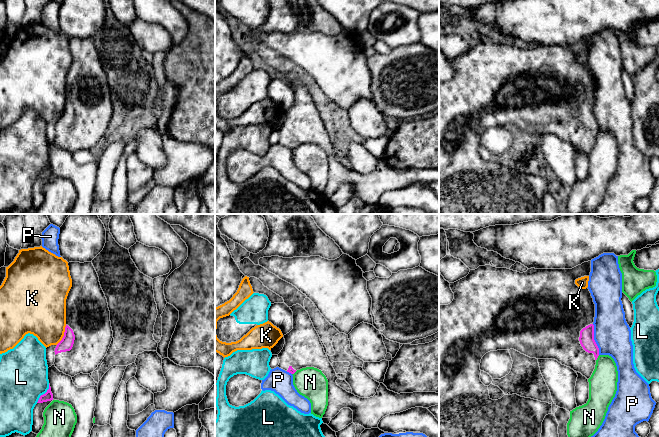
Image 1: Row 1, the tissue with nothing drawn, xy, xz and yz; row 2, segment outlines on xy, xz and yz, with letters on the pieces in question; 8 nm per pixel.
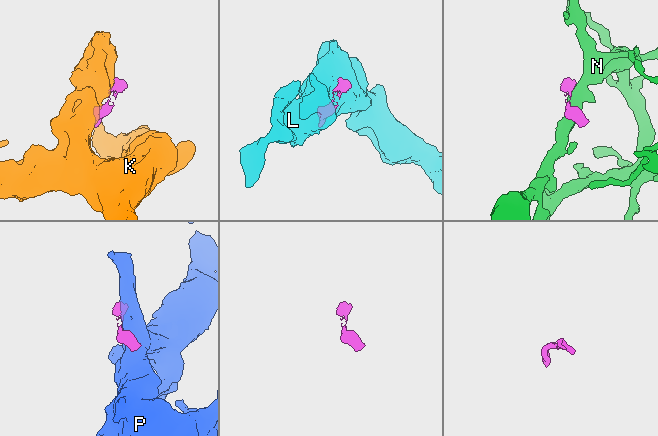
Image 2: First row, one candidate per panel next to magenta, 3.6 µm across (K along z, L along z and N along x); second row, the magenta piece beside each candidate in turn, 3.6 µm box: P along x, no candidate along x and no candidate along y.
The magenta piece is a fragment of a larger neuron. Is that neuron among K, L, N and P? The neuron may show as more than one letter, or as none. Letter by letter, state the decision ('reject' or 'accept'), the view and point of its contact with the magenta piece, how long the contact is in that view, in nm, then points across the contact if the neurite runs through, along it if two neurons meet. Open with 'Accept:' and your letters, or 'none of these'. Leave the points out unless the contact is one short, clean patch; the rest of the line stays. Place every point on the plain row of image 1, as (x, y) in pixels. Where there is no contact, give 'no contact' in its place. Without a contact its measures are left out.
Accept: none of these
K: reject | xy (64, 111) | 180 nm | along xy (66, 101), (63, 113), (56, 120)
L: reject | xy (43, 170) | 190 nm
N: reject | yz (597, 133) | 50 nm
P: reject | yz (593, 115) | 260 nm

